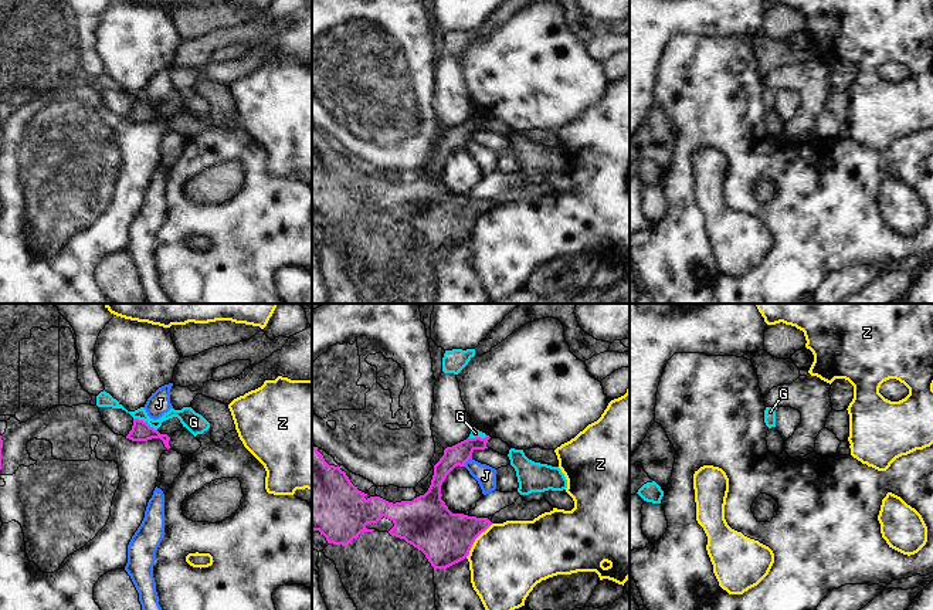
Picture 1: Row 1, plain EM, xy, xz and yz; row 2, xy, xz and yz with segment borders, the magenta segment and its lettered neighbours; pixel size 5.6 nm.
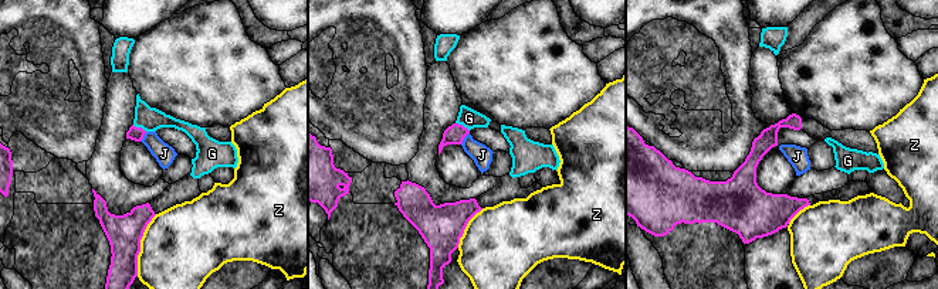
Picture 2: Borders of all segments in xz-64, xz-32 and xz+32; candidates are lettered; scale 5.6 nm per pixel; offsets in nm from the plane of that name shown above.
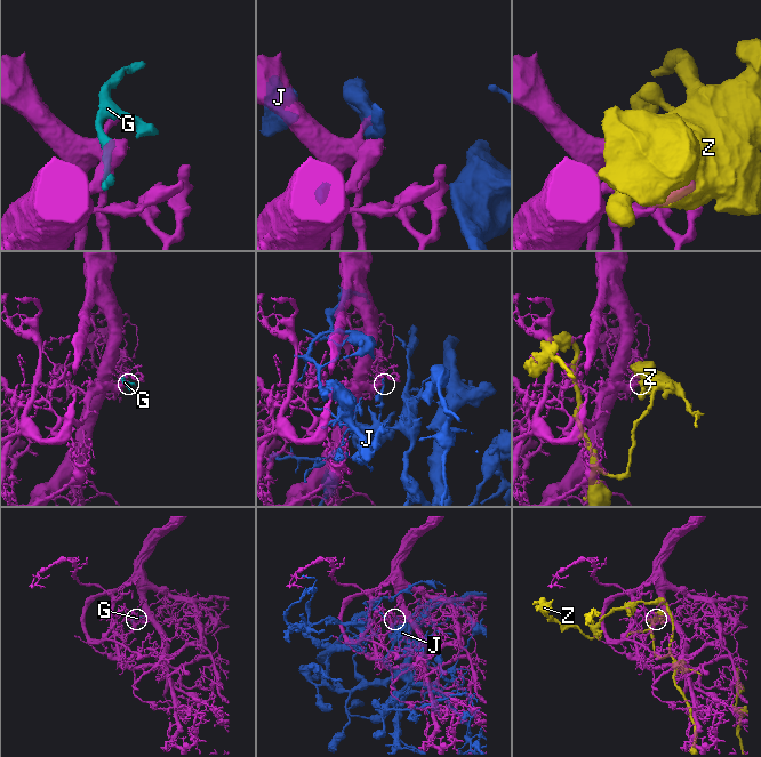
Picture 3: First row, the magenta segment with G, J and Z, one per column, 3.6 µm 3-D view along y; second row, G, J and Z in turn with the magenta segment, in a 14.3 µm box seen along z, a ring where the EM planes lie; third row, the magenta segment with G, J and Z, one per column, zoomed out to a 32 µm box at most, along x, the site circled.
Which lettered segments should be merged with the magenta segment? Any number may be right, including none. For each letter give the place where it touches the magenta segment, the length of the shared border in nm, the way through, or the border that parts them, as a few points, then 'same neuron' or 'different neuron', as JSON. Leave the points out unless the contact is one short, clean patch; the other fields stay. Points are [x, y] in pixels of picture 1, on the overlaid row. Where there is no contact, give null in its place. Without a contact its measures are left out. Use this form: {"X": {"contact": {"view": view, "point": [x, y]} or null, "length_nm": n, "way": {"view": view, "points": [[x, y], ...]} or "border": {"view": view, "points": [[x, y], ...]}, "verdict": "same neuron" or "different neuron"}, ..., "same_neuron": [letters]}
{"G": {"contact": {"view": "xy", "point": [145, 422]}, "length_nm": 150, "verdict": "different neuron"}, "J": {"contact": {"view": "xz", "point": [467, 460]}, "length_nm": 70, "verdict": "different neuron"}, "Z": {"contact": {"view": "xz", "point": [475, 538]}, "length_nm": 240, "verdict": "different neuron"}, "same_neuron": []}

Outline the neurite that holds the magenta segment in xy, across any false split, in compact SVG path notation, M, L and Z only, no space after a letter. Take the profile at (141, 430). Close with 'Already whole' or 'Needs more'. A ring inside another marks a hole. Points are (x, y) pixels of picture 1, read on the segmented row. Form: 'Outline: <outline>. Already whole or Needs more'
Outline: M133 418L132 430L126 438L132 441L160 438L167 450L174 450L181 455L193 454L201 447L201 443L186 427L181 427L169 437L167 434L160 434L157 430L150 427L147 421L139 418Z. Needs more

